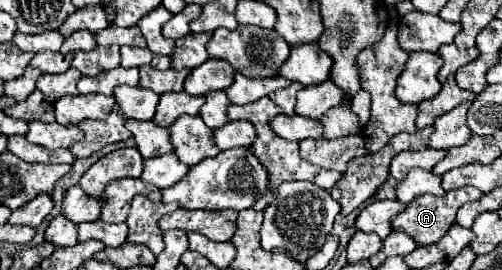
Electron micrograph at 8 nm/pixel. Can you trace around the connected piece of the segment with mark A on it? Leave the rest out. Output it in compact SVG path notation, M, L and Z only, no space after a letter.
M464 186L464 188L456 188L456 190L450 190L446 192L446 196L438 198L438 196L430 196L430 194L422 194L420 198L414 198L410 204L406 204L406 210L402 210L396 218L392 218L392 228L394 230L400 230L400 232L406 232L408 236L412 236L420 246L424 244L434 244L438 242L446 232L448 228L454 224L454 218L456 218L456 212L462 204L466 202L472 202L476 198L480 198L482 192L478 188L472 188L472 186Z

